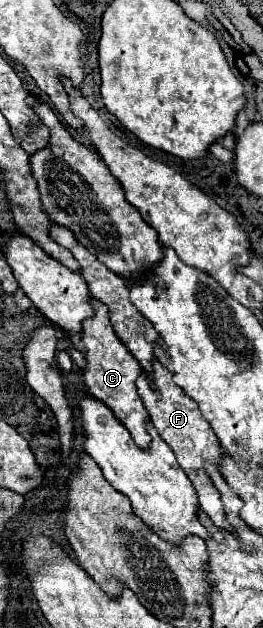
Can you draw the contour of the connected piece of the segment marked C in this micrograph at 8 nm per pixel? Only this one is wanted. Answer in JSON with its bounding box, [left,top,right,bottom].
[80,300,150,448]

